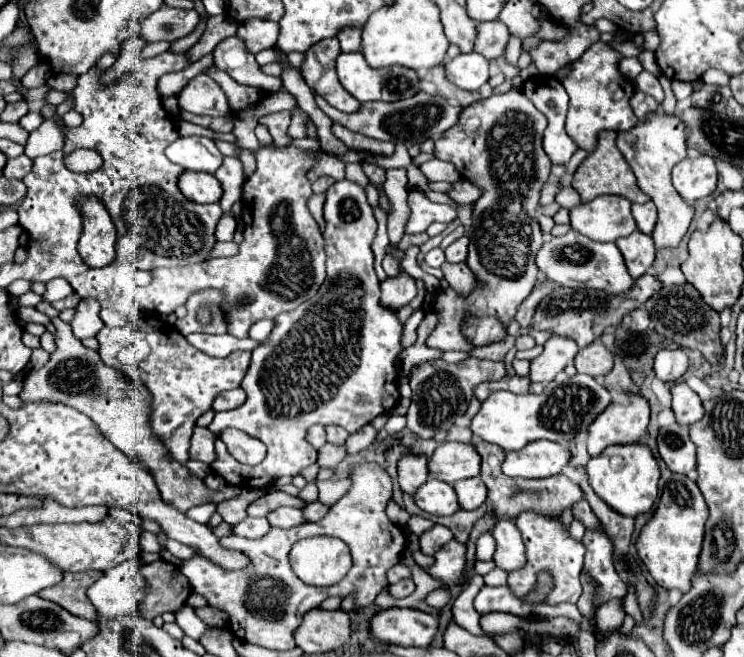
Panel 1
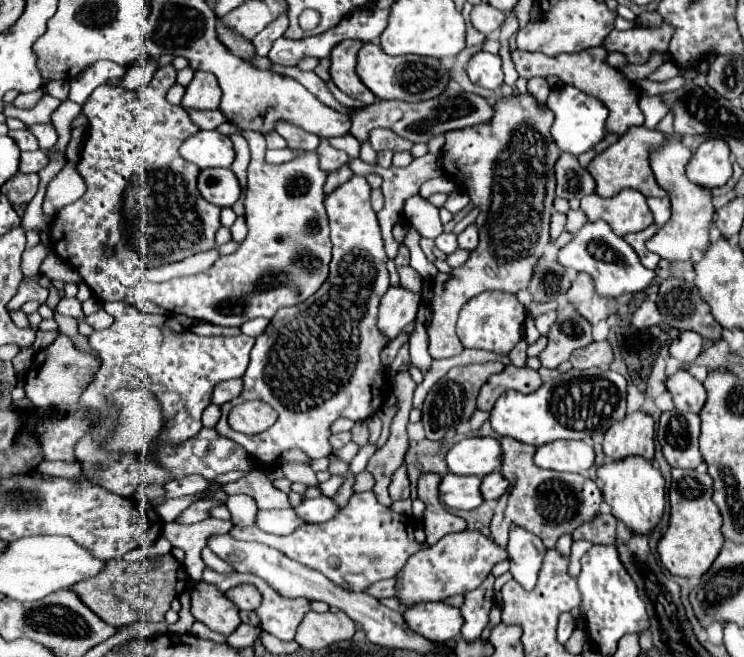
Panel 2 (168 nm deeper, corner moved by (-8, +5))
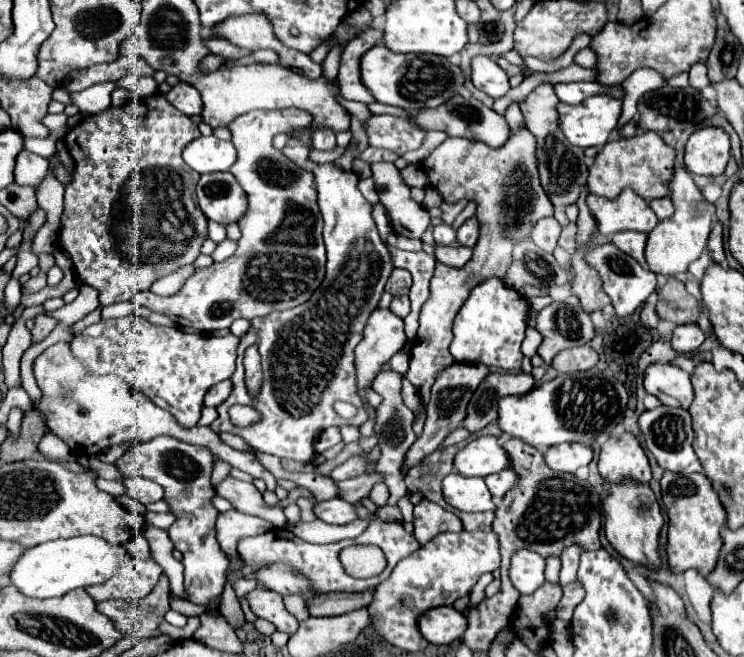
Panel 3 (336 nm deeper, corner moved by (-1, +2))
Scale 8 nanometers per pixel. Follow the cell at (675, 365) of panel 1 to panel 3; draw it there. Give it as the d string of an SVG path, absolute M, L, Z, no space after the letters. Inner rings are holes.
M681 324L673 330L673 348L677 352L693 352L697 350L705 340L705 332L699 328L699 324Z

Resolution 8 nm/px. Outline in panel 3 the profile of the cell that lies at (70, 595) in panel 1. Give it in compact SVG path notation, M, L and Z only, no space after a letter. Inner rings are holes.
M163 576L159 586L155 586L145 600L109 600L107 604L97 604L97 608L109 616L121 632L139 634L139 638L155 638L161 634L159 624L169 610L169 592L169 580Z

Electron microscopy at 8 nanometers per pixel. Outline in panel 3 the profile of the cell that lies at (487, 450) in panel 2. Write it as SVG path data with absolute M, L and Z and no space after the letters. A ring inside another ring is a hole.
M495 436L475 438L455 456L455 468L463 476L485 478L511 466L513 466L511 456Z

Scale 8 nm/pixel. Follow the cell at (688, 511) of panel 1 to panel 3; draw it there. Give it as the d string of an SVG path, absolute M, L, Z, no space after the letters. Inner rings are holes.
M665 472L661 478L661 490L669 516L667 556L671 570L685 572L689 568L699 568L699 572L707 576L707 572L713 572L717 566L719 552L723 548L721 526L727 522L727 512L719 500L719 494L713 490L707 476L697 472Z

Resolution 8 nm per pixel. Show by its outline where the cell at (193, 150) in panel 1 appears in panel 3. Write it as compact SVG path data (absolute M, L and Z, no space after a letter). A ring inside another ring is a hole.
M201 136L183 150L183 160L199 174L229 170L235 158L237 150L233 142L225 142L215 136Z

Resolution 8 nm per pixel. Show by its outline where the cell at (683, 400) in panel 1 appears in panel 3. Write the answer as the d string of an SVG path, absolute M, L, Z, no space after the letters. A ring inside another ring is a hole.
M651 364L645 370L645 390L665 406L689 408L693 398L689 374L675 364Z

